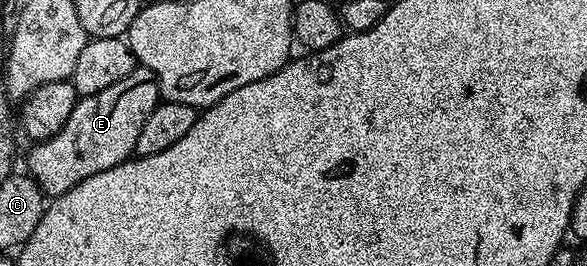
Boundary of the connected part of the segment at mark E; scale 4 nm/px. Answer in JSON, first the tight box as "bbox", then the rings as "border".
{"bbox":[27,67,161,199],"border":[[[143,67],[132,69],[130,75],[118,79],[114,87],[106,87],[106,91],[98,91],[93,97],[80,97],[62,131],[49,141],[38,141],[31,146],[27,172],[38,183],[45,198],[51,199],[70,191],[70,187],[82,183],[82,179],[90,179],[90,175],[98,175],[98,171],[129,160],[136,152],[138,134],[146,119],[150,119],[150,111],[154,111],[161,100],[160,84],[154,71]]]}

